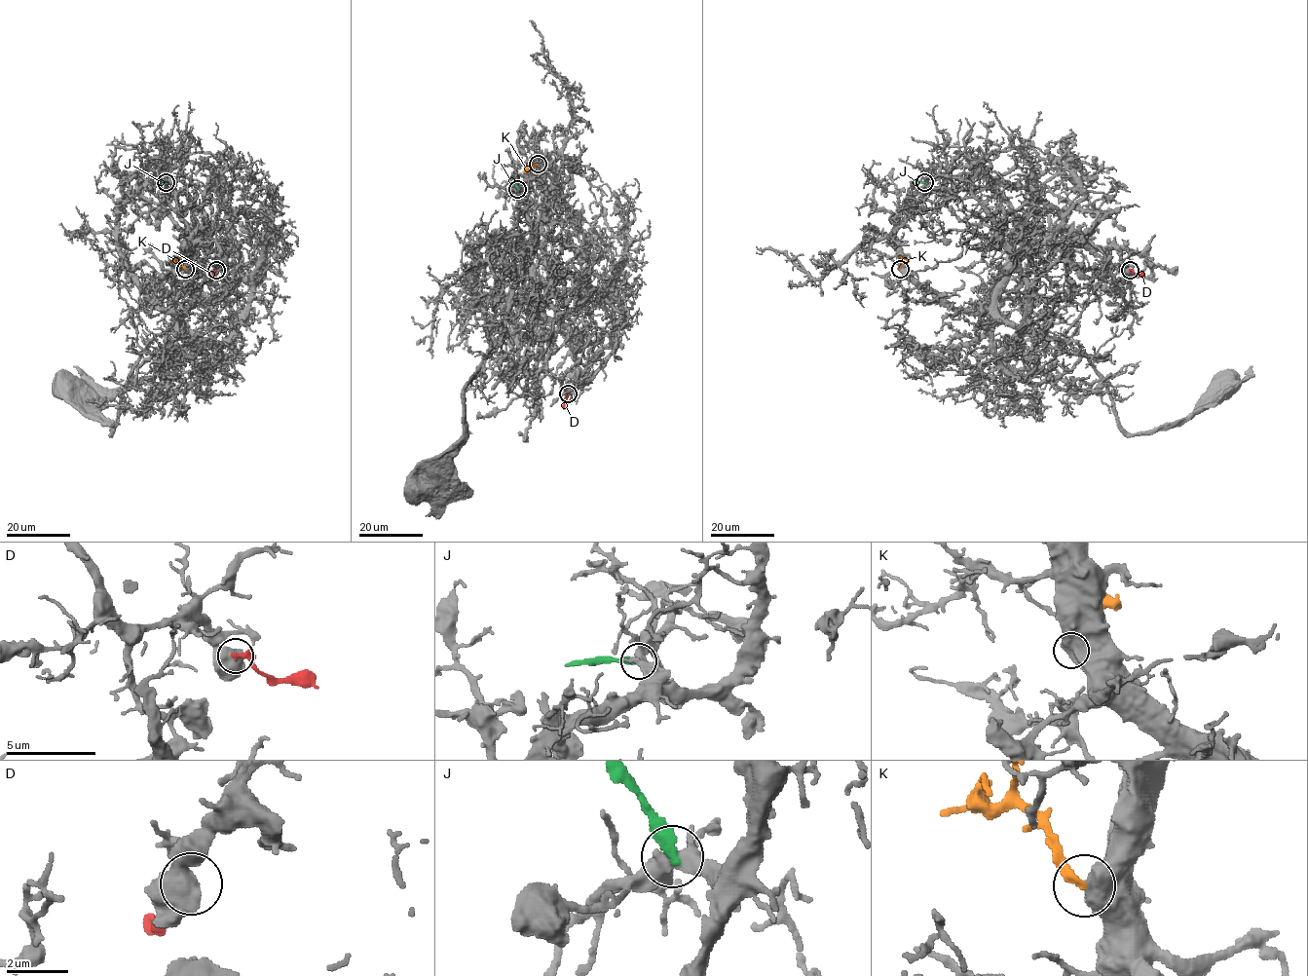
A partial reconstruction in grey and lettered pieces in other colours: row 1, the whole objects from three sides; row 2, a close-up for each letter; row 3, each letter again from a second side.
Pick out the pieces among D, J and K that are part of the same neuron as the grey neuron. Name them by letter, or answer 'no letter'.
K

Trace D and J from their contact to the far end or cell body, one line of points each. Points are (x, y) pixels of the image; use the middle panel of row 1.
D: (568, 394), (563, 408)
J: (517, 189), (511, 176)

